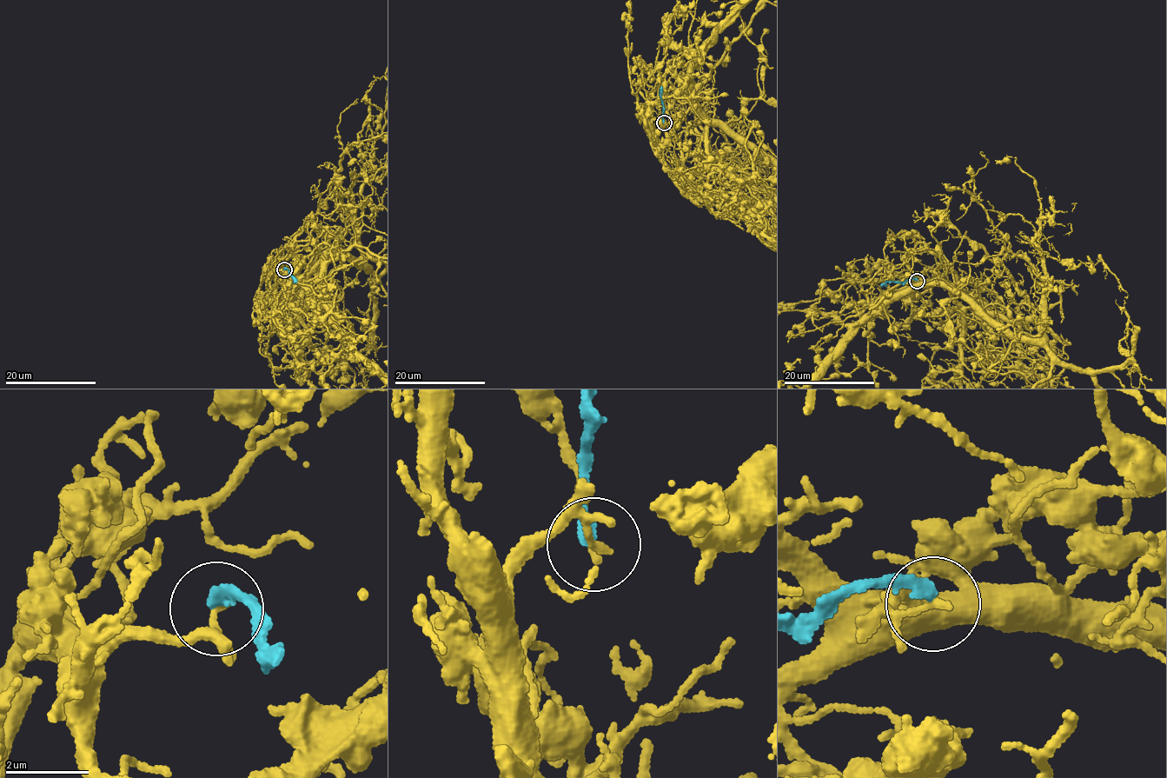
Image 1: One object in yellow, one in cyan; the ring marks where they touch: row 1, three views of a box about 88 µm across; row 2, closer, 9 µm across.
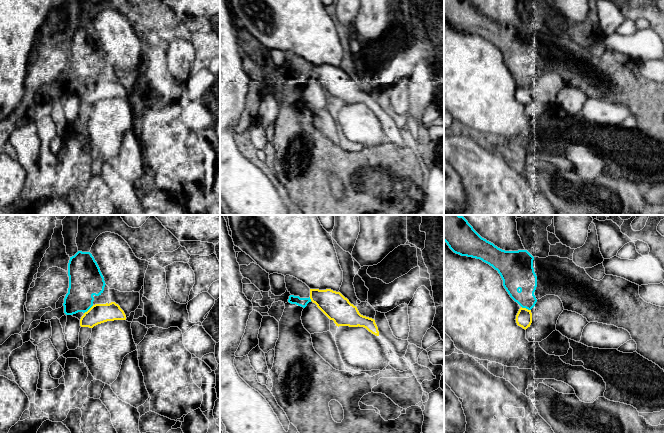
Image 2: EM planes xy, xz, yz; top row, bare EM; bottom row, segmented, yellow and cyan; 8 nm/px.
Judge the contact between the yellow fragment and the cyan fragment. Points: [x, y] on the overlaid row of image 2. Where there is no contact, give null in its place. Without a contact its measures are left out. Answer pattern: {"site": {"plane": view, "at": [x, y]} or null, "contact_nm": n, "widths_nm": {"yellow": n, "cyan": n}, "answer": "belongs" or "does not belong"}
{"site": {"plane": "yz", "at": [525, 308]}, "contact_nm": 90, "widths_nm": {"yellow": 130, "cyan": 200}, "answer": "does not belong"}

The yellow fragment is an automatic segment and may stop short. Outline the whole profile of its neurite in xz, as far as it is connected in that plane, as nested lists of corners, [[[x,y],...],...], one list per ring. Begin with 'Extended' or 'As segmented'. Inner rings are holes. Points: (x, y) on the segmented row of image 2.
As segmented. [[[310,289],[310,299],[336,326],[364,327],[379,336],[375,320],[361,315],[357,307],[340,292],[331,289]]]

